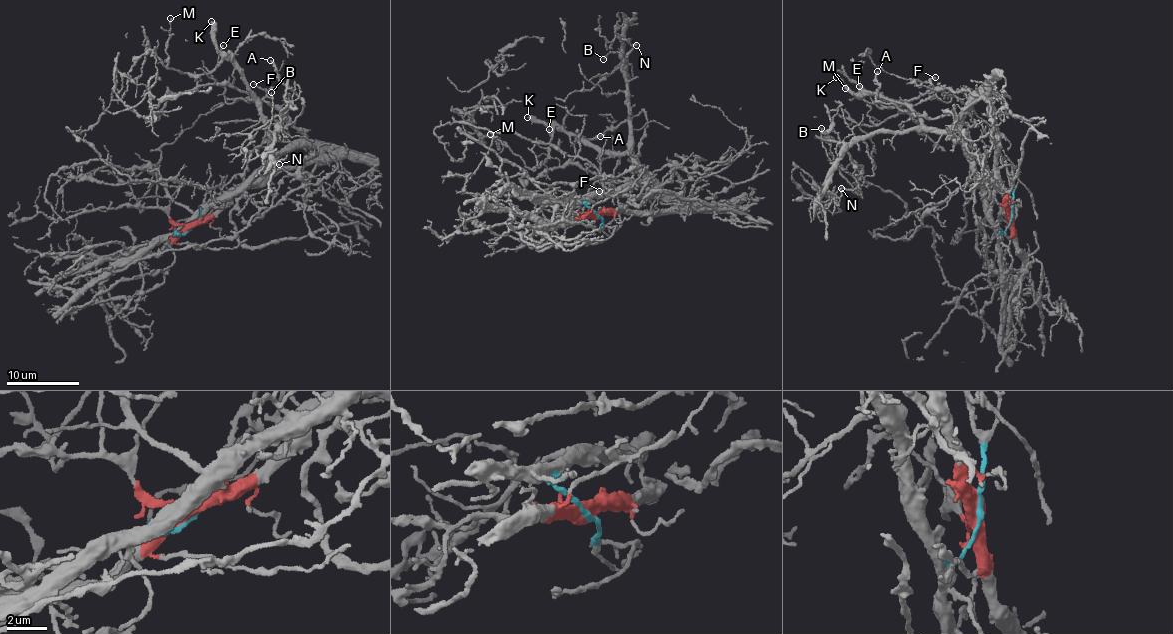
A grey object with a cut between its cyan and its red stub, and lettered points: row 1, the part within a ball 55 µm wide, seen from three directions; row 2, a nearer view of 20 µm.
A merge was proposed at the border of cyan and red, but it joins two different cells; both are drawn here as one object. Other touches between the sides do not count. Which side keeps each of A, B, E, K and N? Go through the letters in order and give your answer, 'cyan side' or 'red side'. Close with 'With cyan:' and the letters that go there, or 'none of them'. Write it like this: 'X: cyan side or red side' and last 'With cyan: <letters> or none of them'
A: red side
B: cyan side
E: cyan side
K: cyan side
N: cyan side
With cyan: B, E, K, N

